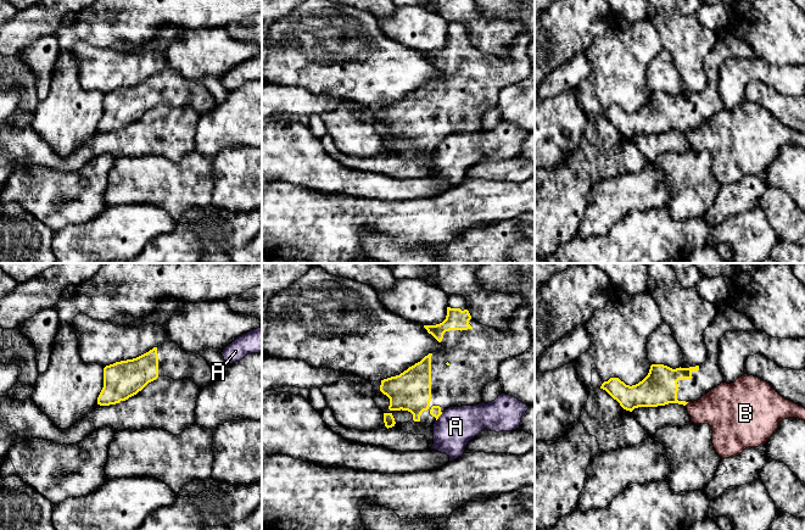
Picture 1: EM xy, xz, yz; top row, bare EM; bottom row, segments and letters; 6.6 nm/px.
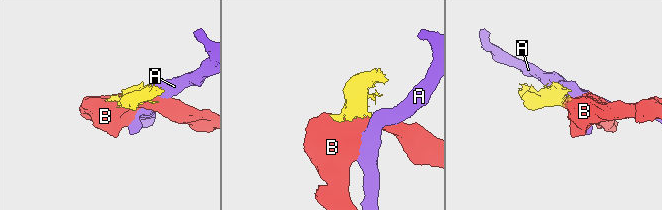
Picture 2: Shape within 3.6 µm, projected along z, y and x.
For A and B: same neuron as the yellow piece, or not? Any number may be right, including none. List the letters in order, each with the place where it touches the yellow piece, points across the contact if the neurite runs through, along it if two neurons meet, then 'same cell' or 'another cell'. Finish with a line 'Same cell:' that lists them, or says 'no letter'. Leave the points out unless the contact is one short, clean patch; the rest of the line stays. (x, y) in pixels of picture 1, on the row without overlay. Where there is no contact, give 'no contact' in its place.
A: contact xz (439, 143); border xz (442, 139), (436, 148); another cell
B: contact yz (686, 130); another cell
Same cell: no letter

